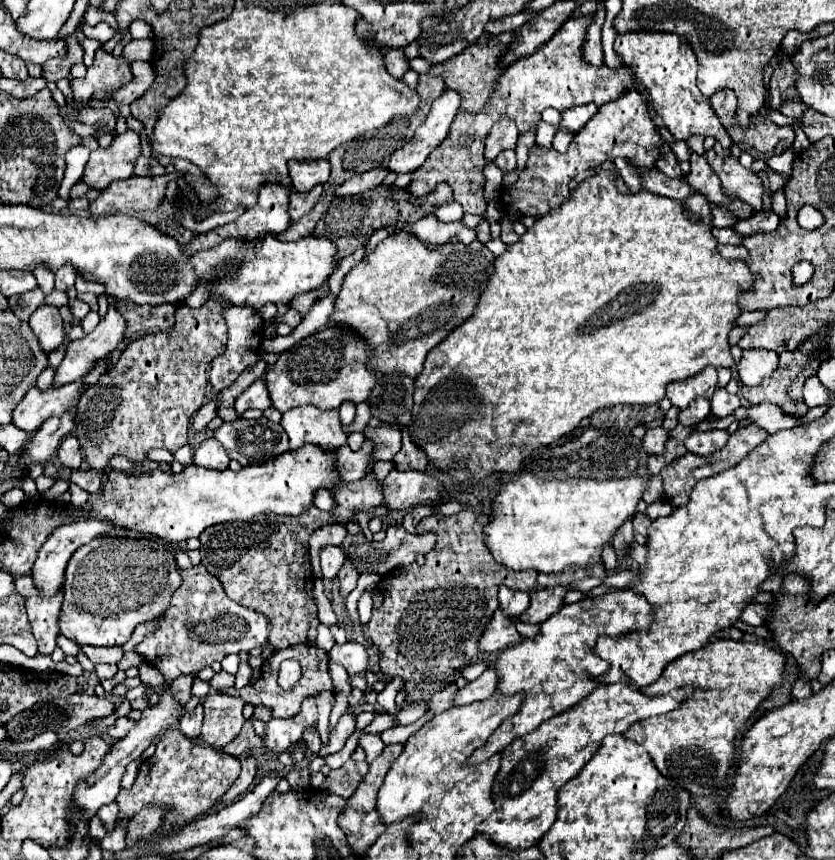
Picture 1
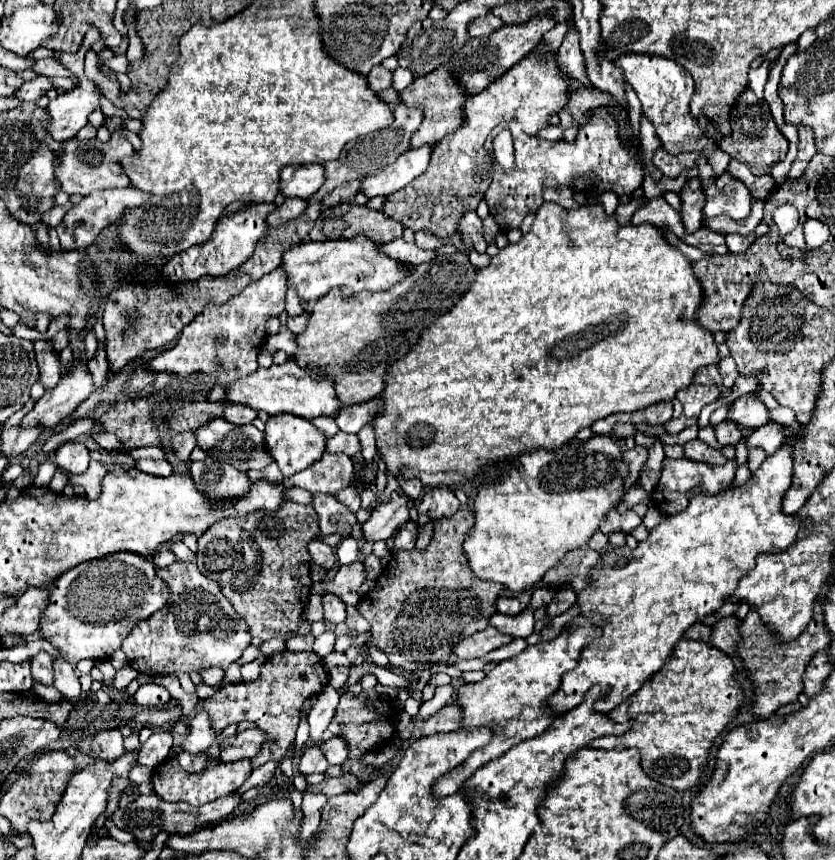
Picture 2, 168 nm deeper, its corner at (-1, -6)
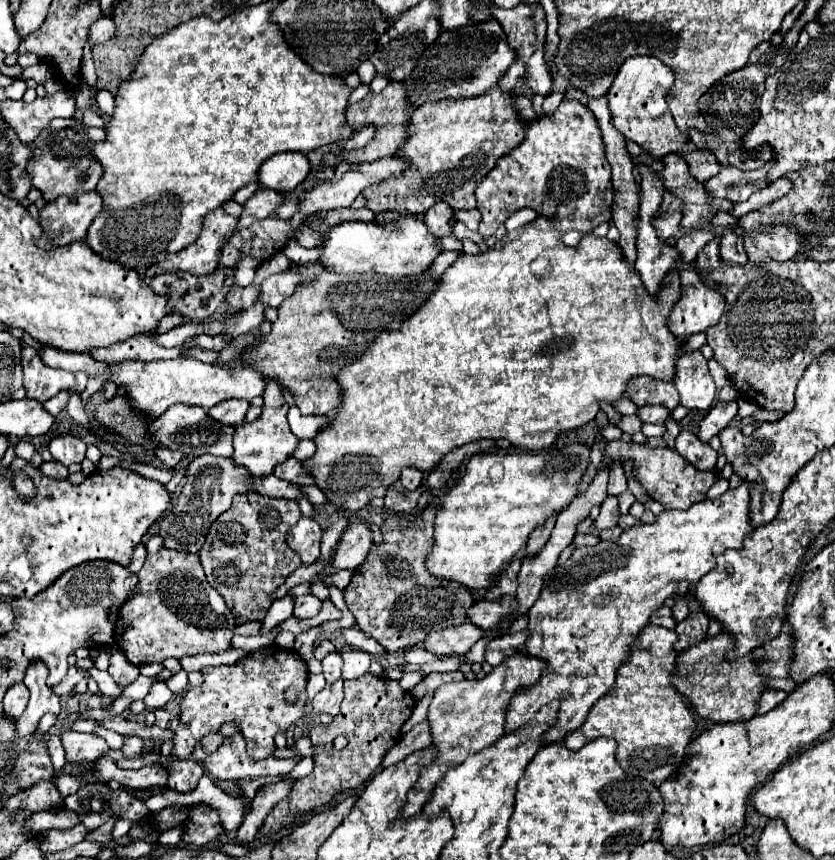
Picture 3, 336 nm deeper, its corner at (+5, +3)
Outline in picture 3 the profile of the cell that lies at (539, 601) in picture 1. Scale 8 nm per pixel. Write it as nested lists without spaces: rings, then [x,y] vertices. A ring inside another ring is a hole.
[[[504,596],[500,602],[498,600],[496,602],[478,600],[468,608],[466,618],[482,630],[492,630],[500,624],[500,616],[504,616],[510,610],[516,610],[516,600],[510,596]]]

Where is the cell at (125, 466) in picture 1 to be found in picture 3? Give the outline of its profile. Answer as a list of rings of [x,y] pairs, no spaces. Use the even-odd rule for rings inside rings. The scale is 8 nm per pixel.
[[[62,434],[62,436],[52,438],[52,442],[48,444],[48,448],[50,448],[52,458],[56,462],[64,464],[64,466],[82,462],[84,454],[86,454],[84,440],[78,438],[78,436],[70,436],[70,434]]]

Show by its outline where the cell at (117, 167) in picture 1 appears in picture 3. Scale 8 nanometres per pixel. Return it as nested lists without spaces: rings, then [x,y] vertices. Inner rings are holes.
[[[56,118],[52,120],[36,140],[28,146],[32,148],[32,158],[26,164],[26,174],[36,190],[42,192],[46,202],[54,202],[62,194],[76,194],[76,192],[90,192],[100,180],[100,164],[92,158],[94,142],[104,140],[102,128],[90,128],[74,118]],[[80,172],[88,172],[88,178],[82,180]]]

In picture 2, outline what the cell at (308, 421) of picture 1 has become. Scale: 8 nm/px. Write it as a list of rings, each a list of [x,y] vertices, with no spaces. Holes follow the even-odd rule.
[[[290,413],[274,415],[268,419],[264,431],[266,431],[266,445],[270,447],[270,455],[274,455],[274,461],[278,463],[284,477],[292,477],[294,473],[304,471],[306,467],[316,463],[326,451],[328,437],[318,427],[314,427],[312,421],[302,419],[298,415],[290,415]]]

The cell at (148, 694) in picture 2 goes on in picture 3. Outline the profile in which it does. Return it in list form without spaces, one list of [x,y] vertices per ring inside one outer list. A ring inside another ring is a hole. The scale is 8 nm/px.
[[[154,682],[148,696],[144,698],[144,702],[146,702],[148,710],[156,710],[156,708],[166,706],[170,698],[172,698],[172,690],[164,682]]]

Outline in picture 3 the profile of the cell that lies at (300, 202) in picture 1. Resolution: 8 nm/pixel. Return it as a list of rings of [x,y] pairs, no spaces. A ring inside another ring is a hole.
[[[260,188],[258,192],[252,194],[252,198],[246,200],[244,210],[238,218],[238,228],[246,228],[248,224],[256,222],[256,220],[264,220],[268,216],[274,214],[274,210],[284,202],[284,196],[268,190],[268,188]]]

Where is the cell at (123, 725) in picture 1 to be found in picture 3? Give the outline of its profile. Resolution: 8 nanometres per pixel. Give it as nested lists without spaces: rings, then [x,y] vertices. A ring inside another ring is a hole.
[[[66,730],[60,734],[60,740],[66,752],[66,762],[76,764],[76,766],[92,764],[109,750],[106,740],[94,734],[78,734],[78,732]]]

